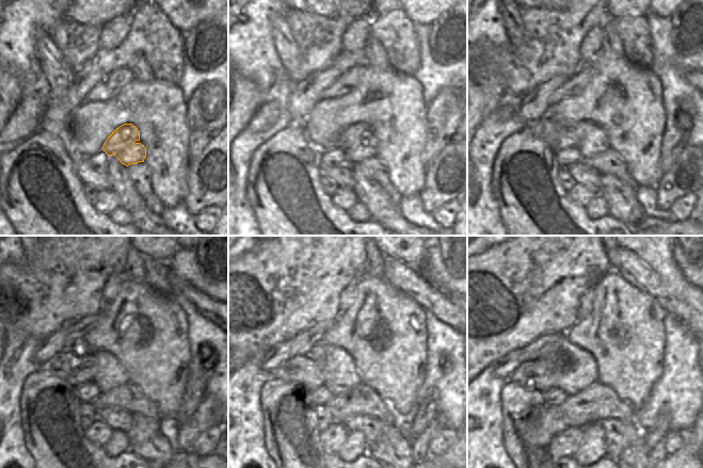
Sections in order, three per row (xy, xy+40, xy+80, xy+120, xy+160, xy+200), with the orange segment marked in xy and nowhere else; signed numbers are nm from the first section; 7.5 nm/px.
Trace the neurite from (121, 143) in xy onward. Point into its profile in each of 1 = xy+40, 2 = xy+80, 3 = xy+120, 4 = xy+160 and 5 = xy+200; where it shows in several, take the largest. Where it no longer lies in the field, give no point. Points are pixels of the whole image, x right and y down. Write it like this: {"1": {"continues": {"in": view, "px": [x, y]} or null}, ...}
{"1": {"continues": {"in": "xy+40", "px": [357, 141]}}, "2": {"continues": {"in": "xy+80", "px": [593, 140]}}, "3": {"continues": {"in": "xy+120", "px": [110, 374]}}, "4": {"continues": {"in": "xy+160", "px": [341, 375]}}, "5": {"continues": {"in": "xy+200", "px": [574, 369]}}}

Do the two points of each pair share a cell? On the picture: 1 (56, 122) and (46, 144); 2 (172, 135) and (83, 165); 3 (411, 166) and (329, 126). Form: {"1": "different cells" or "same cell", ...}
{"1": "different cells", "2": "different cells", "3": "same cell"}

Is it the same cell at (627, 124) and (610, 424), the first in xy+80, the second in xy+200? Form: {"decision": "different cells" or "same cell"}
{"decision": "different cells"}

